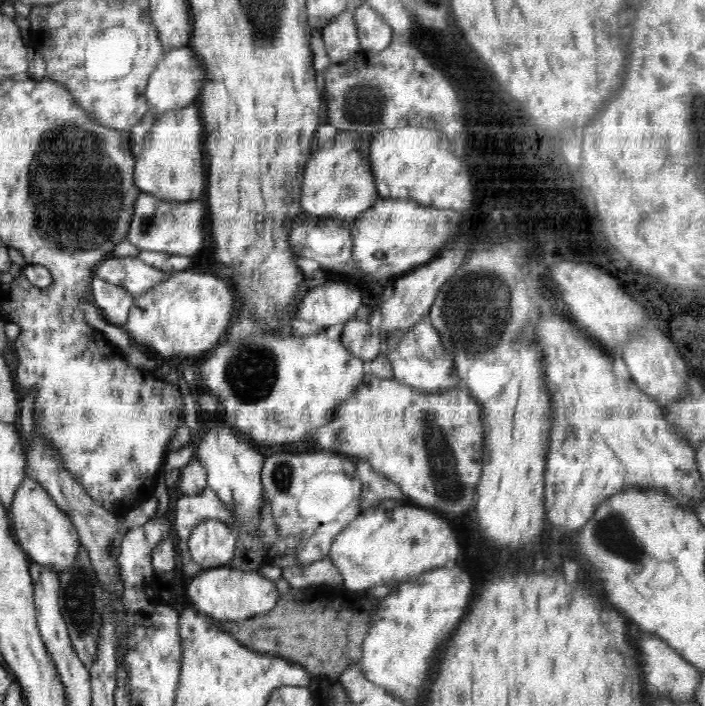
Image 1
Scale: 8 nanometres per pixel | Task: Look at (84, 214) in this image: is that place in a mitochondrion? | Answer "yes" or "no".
yes

